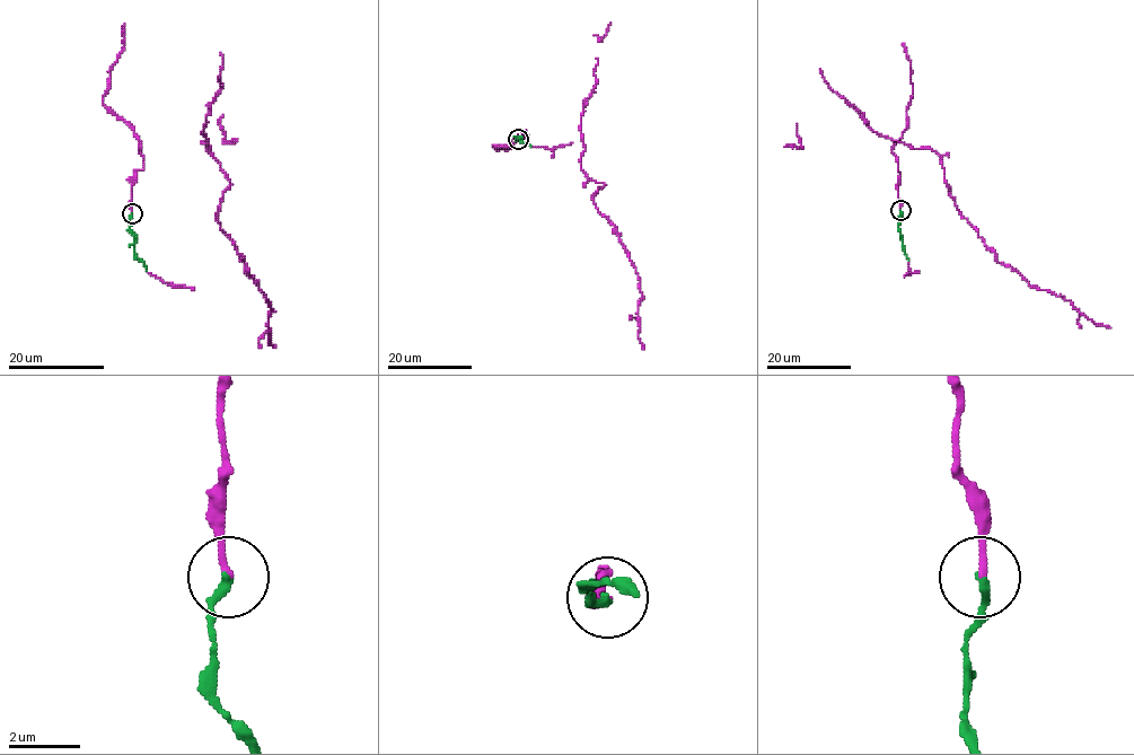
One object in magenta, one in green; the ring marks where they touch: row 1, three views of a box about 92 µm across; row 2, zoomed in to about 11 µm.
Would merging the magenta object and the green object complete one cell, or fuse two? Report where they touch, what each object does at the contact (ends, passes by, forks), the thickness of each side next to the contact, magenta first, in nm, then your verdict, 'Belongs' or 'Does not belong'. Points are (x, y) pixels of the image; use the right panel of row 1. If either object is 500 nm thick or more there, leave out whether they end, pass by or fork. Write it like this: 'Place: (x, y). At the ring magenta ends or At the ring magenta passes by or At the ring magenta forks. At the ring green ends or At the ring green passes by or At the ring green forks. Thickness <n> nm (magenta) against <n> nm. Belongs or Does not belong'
Place: (900, 210). At the ring magenta ends. At the ring green ends. Thickness 200 nm (magenta) against 240 nm. Belongs

